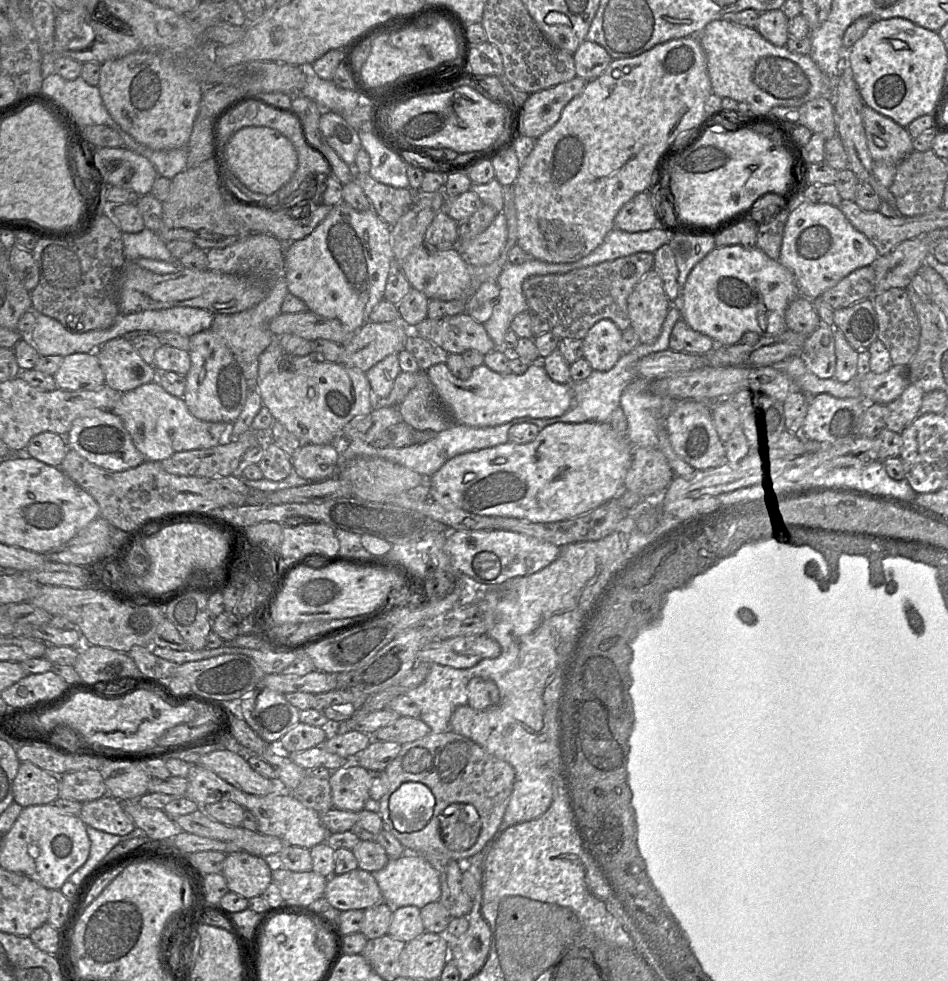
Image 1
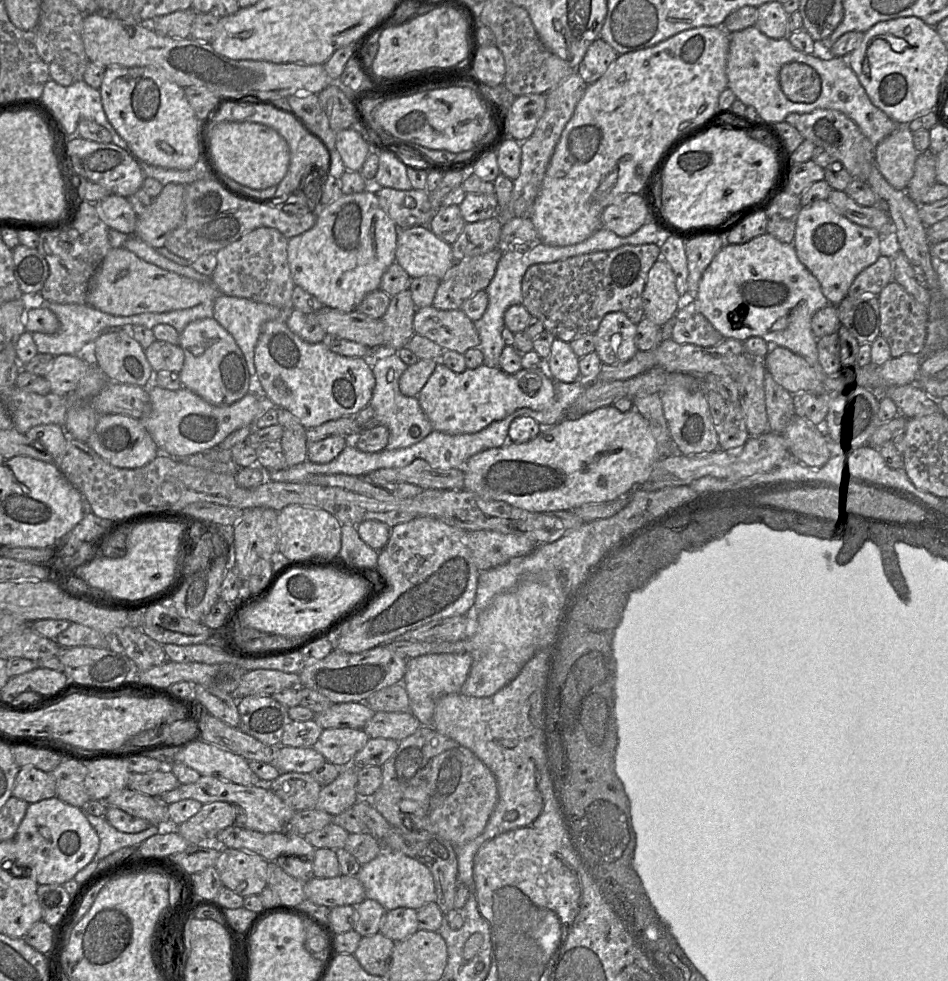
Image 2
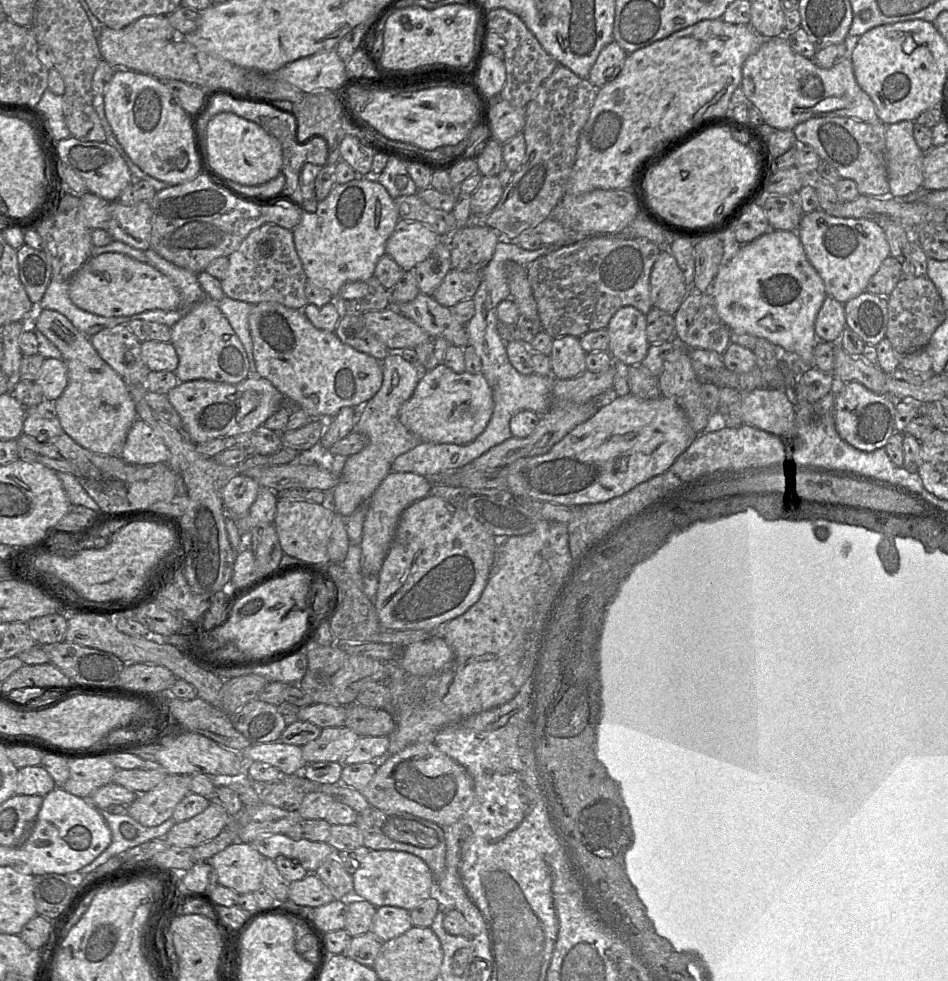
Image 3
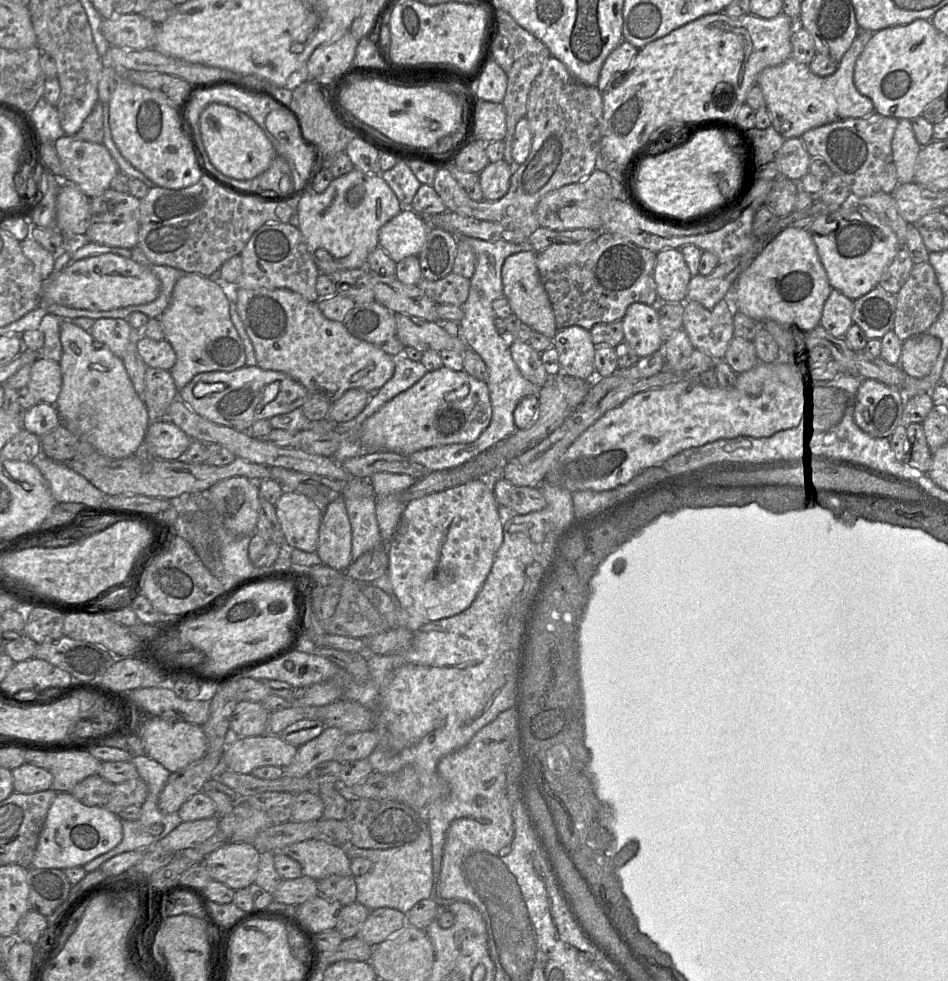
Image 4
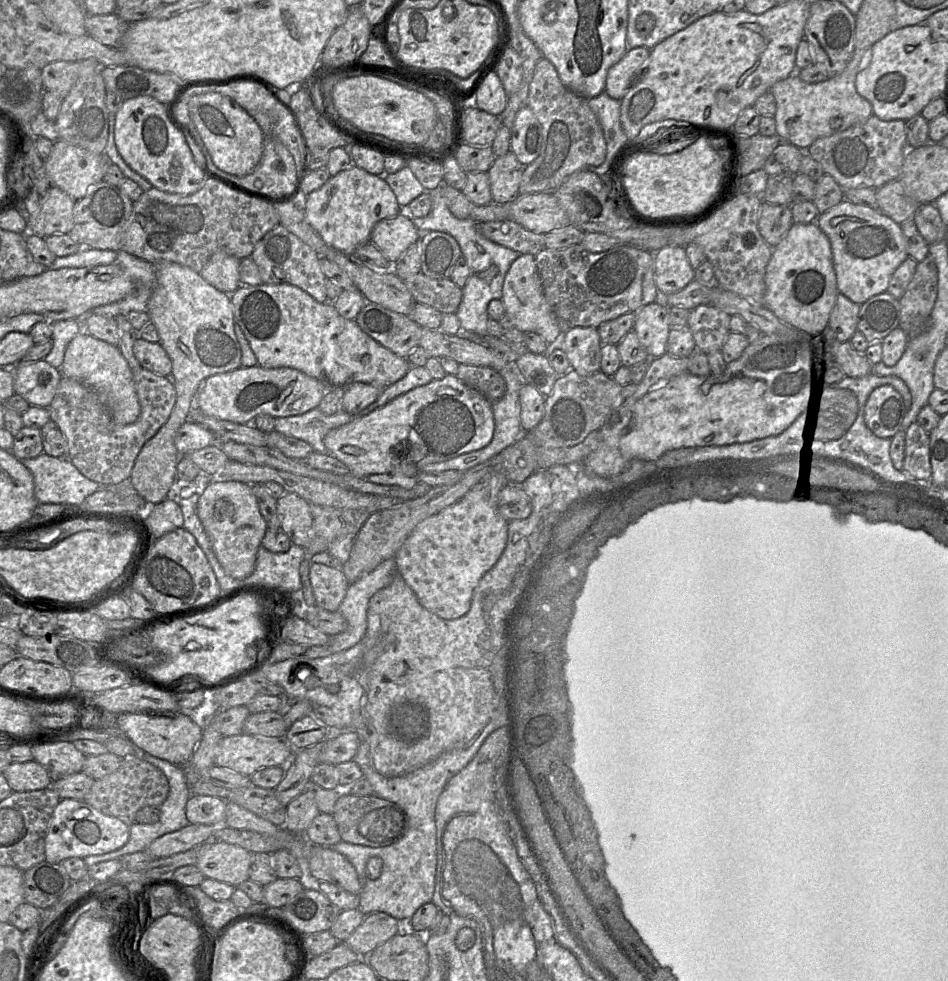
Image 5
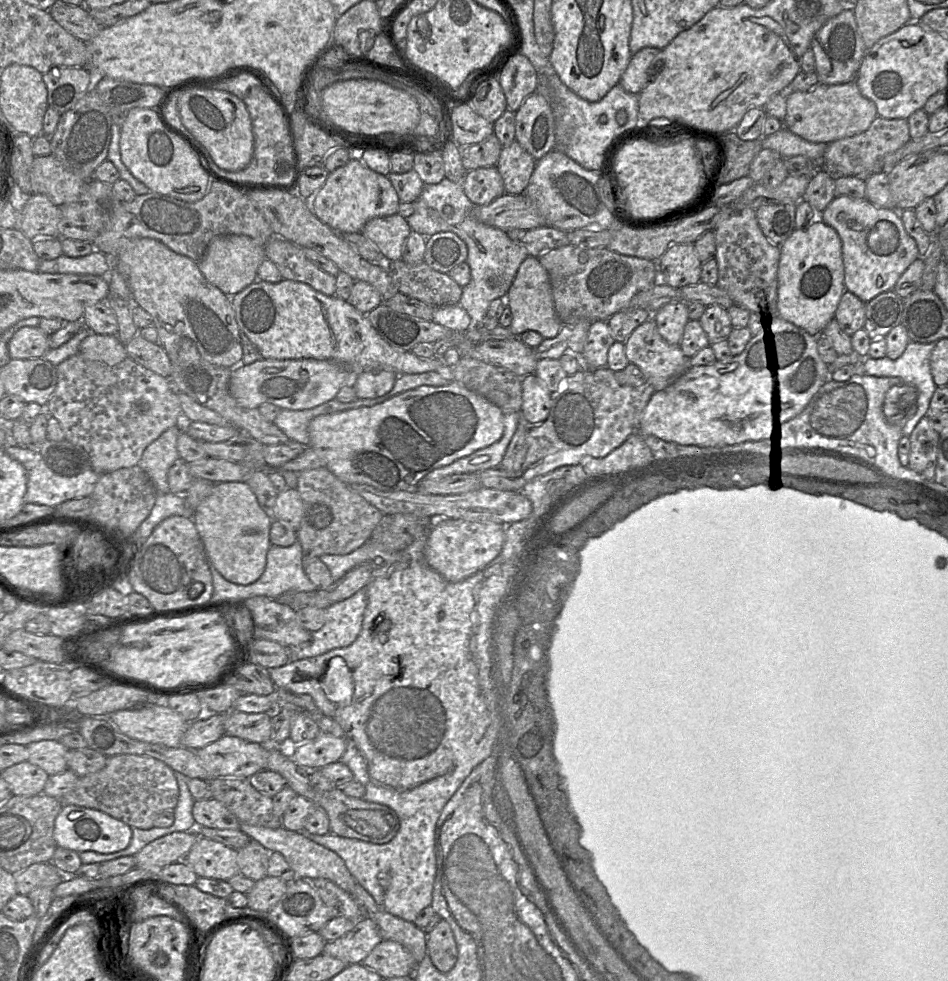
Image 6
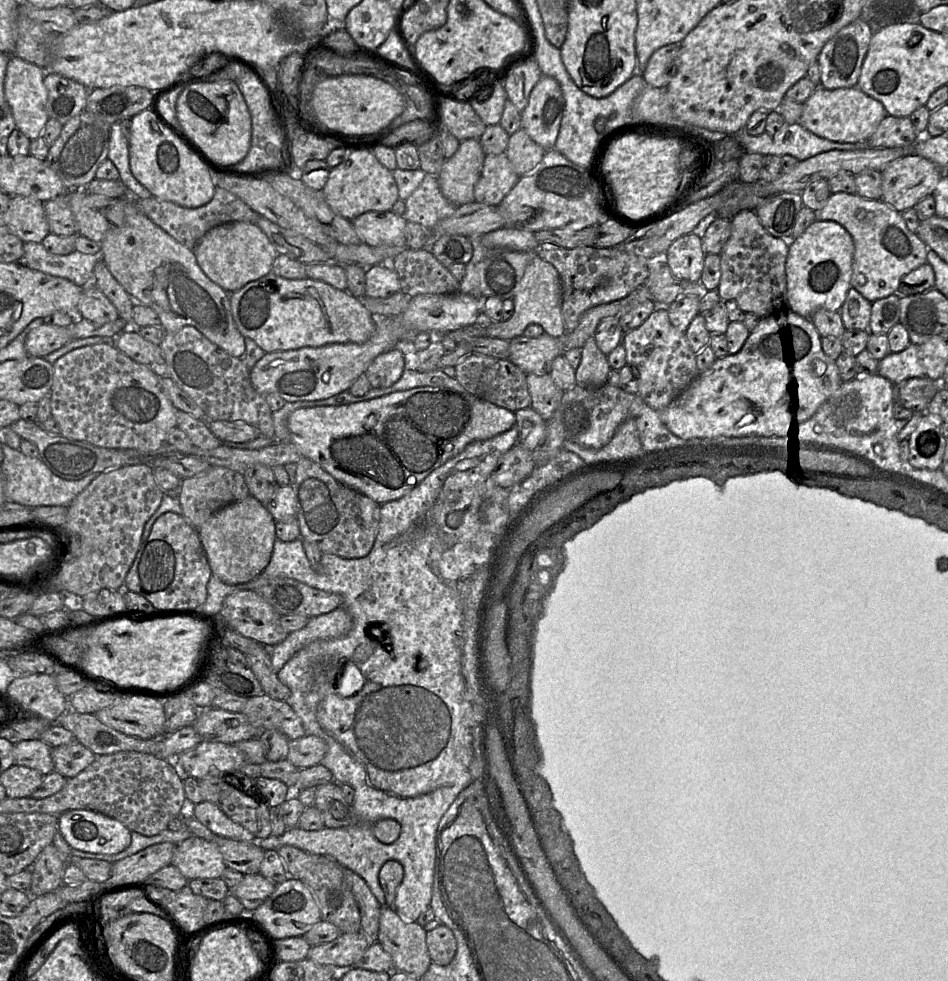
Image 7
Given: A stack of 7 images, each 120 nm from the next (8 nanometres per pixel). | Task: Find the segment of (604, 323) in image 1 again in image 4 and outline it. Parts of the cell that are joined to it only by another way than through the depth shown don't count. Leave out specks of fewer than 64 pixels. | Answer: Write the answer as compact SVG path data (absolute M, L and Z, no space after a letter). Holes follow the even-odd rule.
M643 303L631 304L621 320L624 341L643 358L662 348L664 339L661 334L657 306Z

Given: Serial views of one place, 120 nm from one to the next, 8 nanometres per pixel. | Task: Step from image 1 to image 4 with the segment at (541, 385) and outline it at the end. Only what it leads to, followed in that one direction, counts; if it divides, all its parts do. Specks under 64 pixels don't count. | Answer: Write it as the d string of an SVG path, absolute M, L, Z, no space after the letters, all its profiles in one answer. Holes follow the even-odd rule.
M442 366L426 372L412 387L367 418L359 429L358 438L368 454L394 452L408 457L427 448L474 442L488 427L491 415L487 383L464 370L454 371Z

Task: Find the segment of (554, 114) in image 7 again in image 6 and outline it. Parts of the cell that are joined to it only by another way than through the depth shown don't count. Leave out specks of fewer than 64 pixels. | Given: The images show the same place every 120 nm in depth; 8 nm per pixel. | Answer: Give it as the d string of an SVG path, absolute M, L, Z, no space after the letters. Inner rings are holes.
M535 91L515 112L515 140L536 160L555 148L555 117L547 99Z

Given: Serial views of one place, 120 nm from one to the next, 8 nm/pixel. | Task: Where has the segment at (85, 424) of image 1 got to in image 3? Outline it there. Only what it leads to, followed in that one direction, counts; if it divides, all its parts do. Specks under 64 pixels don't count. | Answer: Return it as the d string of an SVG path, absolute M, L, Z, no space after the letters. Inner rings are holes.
M137 418L128 431L120 458L128 464L148 466L167 463L169 451L152 428Z

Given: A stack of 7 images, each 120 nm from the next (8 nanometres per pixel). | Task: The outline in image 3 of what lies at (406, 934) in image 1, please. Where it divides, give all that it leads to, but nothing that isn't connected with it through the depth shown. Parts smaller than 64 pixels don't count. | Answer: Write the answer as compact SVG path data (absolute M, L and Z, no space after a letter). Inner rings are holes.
M382 906L376 909L370 931L383 941L398 937L412 927L410 912L395 906Z

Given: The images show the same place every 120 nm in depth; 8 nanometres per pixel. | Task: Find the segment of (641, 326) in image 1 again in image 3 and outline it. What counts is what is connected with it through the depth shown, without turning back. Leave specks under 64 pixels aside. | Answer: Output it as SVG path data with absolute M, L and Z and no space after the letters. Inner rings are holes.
M662 249L650 273L652 307L674 315L689 292L684 275L669 249Z

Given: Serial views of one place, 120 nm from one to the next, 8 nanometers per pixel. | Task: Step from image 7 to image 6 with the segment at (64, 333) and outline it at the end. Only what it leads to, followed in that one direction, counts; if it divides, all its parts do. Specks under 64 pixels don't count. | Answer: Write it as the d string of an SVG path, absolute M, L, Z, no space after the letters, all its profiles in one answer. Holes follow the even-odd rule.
M23 327L8 343L10 359L41 358L49 350L49 336L39 327Z

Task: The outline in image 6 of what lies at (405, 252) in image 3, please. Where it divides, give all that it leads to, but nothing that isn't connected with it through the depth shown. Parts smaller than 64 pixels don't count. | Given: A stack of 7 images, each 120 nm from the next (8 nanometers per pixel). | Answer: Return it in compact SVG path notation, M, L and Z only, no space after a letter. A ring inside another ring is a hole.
M396 213L369 220L361 232L373 242L385 264L401 259L405 241L411 231L407 220Z

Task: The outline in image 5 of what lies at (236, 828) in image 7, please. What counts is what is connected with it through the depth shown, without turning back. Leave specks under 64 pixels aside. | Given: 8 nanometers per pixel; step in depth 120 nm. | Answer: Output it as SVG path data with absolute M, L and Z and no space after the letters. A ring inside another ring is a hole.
M191 794L186 804L186 817L191 824L223 825L226 803L218 797Z

